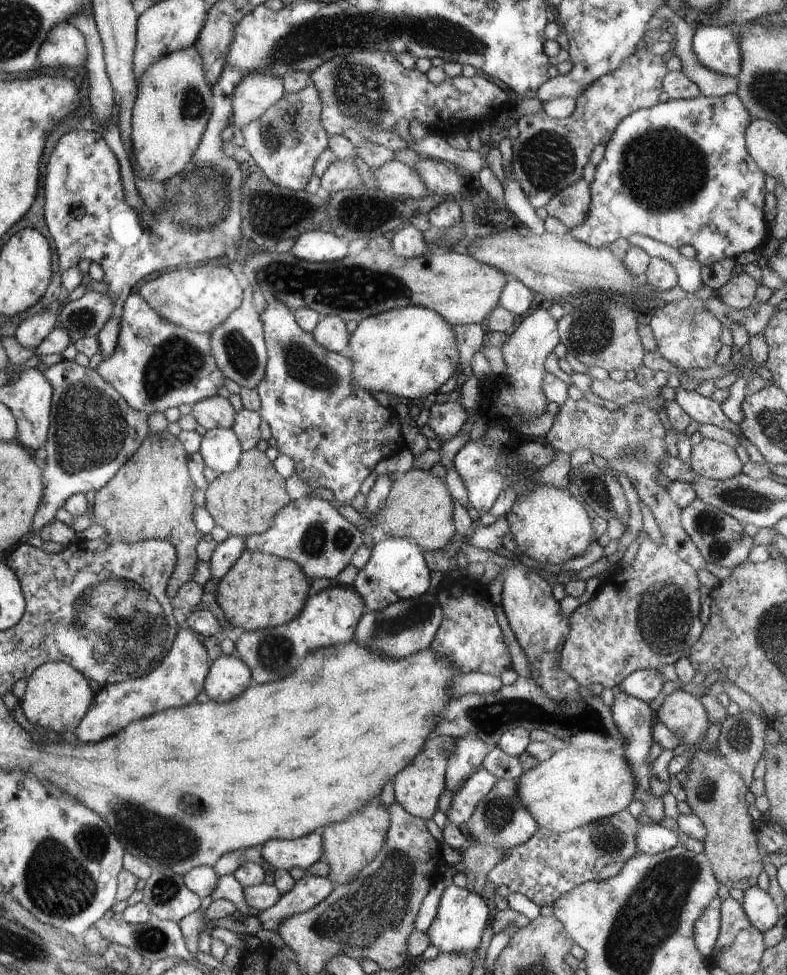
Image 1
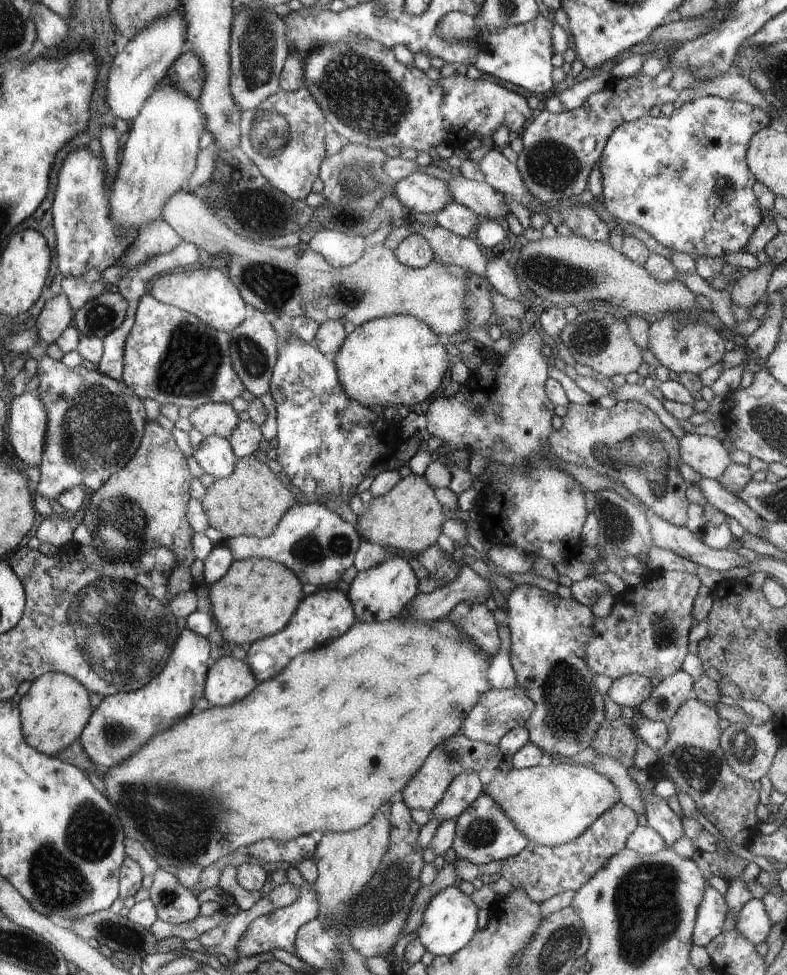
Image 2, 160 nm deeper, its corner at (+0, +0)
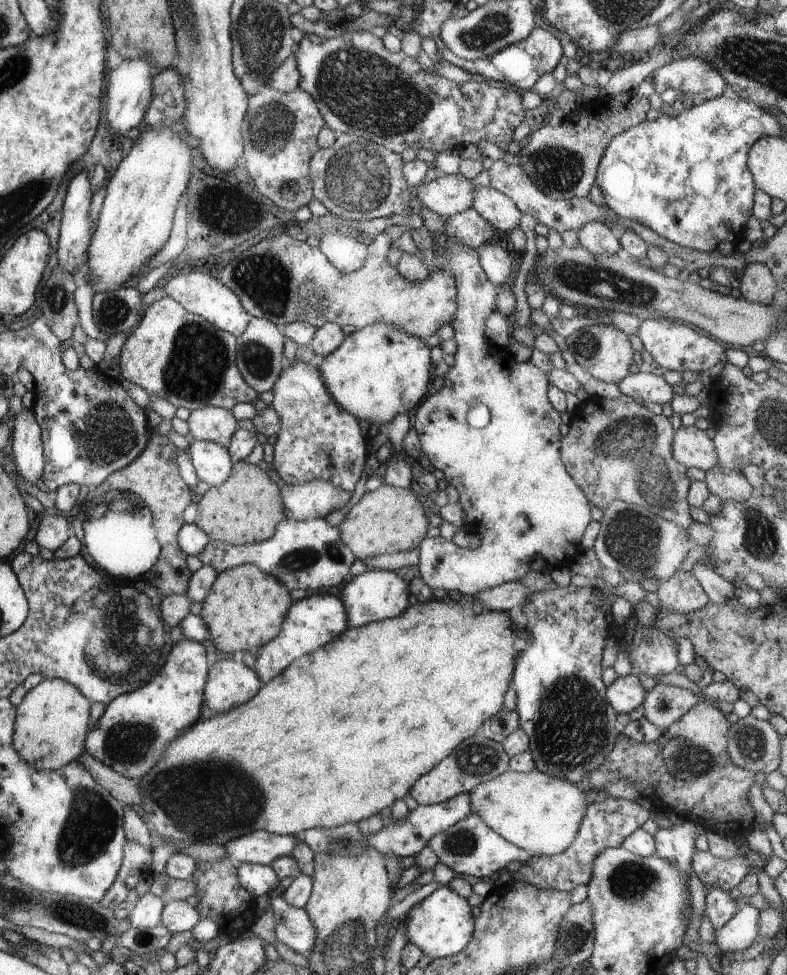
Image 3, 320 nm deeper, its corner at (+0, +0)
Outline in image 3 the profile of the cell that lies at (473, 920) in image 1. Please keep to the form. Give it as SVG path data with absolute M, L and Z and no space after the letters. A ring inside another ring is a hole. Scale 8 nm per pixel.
M440 887L408 910L405 933L409 942L415 944L423 954L439 959L458 954L471 941L474 930L474 916L470 904L453 888Z

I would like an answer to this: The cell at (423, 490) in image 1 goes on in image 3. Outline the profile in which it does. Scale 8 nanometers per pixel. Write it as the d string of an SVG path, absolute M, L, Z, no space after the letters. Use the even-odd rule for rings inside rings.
M382 484L375 491L363 490L358 494L338 528L352 554L364 561L379 554L417 549L428 532L428 520L412 488Z

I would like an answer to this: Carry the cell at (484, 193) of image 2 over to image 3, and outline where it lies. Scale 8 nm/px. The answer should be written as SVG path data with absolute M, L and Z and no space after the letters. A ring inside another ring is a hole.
M476 186L473 207L500 232L505 243L507 237L519 227L523 212L517 204L505 194L490 187Z

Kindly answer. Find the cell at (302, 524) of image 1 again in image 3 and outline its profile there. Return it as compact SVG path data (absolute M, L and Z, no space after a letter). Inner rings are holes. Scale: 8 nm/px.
M288 518L279 522L275 536L267 541L241 547L210 539L197 557L203 565L208 565L219 573L240 565L254 565L279 579L288 590L302 588L307 592L340 586L350 572L352 562L357 559L350 547L343 542L339 528L330 526L326 519L293 521Z

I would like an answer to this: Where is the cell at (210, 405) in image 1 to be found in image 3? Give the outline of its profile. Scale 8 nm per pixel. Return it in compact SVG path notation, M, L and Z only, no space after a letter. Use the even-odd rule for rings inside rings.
M205 406L191 411L188 417L189 432L196 441L208 441L227 448L239 428L231 411L222 407Z

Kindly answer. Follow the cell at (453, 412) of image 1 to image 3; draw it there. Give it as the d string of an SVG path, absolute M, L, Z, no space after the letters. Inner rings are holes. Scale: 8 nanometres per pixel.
M448 238L445 244L445 256L447 257L446 267L458 283L458 312L456 312L455 318L450 322L455 332L454 338L457 342L457 351L453 355L455 360L454 365L450 367L444 377L443 388L439 392L432 394L429 398L425 398L424 402L417 408L416 416L414 416L414 430L416 430L420 440L420 448L423 450L423 454L428 457L428 460L430 460L431 464L433 464L436 469L440 470L440 472L444 472L443 477L446 479L447 484L454 486L458 491L460 495L458 502L461 504L462 510L464 511L464 520L470 520L470 512L466 510L466 500L470 500L470 502L468 502L468 506L470 506L468 510L474 510L474 518L478 520L478 518L482 518L482 516L488 516L488 522L486 522L484 526L480 526L478 536L481 540L481 544L475 549L463 549L440 535L435 538L423 538L423 541L420 542L417 548L420 559L419 576L431 590L434 590L434 588L442 588L442 590L446 590L450 596L455 592L461 592L466 597L474 597L479 591L500 586L502 583L524 582L524 578L528 578L528 574L532 574L532 570L539 570L548 574L550 570L558 565L571 565L582 553L583 535L587 530L587 526L592 522L592 517L590 517L592 506L588 502L584 492L580 490L580 487L574 482L570 474L568 474L562 462L560 452L561 434L558 430L561 423L560 413L551 405L551 401L548 398L547 392L550 388L550 384L547 379L547 374L529 362L517 362L514 357L512 357L508 348L504 349L495 345L485 336L484 321L493 309L493 302L496 300L499 287L486 276L484 269L480 266L476 249L470 248L467 244L460 242L458 239ZM472 398L474 398L474 404L486 404L491 414L489 424L481 429L472 428L472 426L468 426L468 422L466 422L466 412L473 407Z

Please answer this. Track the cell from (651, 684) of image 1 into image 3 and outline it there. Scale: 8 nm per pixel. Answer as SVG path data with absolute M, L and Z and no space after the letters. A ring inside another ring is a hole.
M632 673L625 677L618 677L610 686L606 687L605 695L608 704L620 714L630 714L644 702L646 694L640 684L638 675Z

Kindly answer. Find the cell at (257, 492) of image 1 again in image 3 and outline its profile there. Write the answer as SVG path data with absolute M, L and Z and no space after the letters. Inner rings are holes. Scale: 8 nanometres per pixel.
M233 463L230 476L220 486L210 487L197 501L199 511L193 523L211 539L231 545L242 547L267 541L275 536L279 522L286 518L280 491L257 465Z

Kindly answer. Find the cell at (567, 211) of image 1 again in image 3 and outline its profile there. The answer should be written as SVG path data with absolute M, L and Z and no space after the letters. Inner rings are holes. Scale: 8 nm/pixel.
M590 221L579 231L579 244L593 255L616 255L622 253L618 233L610 230L602 221Z

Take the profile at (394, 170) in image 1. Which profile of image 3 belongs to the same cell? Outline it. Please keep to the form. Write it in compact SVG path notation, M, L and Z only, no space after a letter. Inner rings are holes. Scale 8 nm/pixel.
M461 173L438 176L429 184L422 183L416 188L416 195L422 204L440 216L460 214L473 206L475 188L472 180Z

